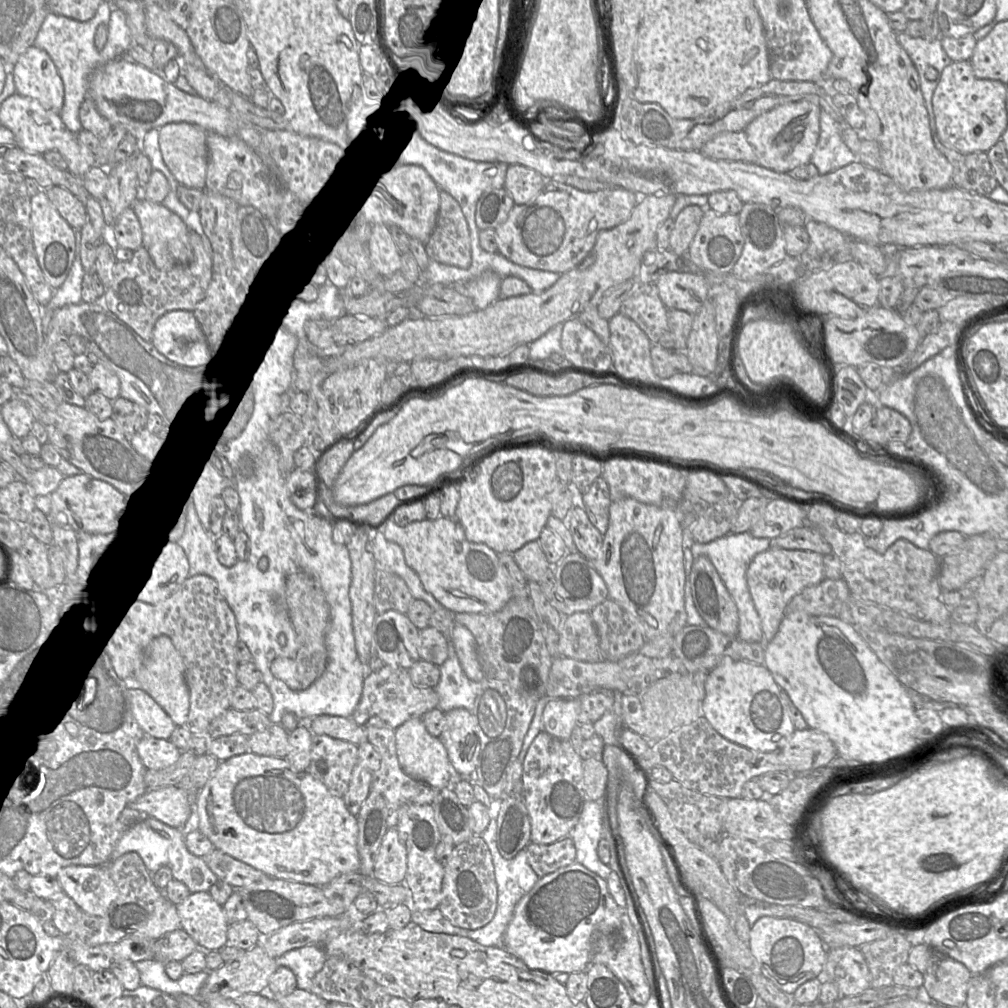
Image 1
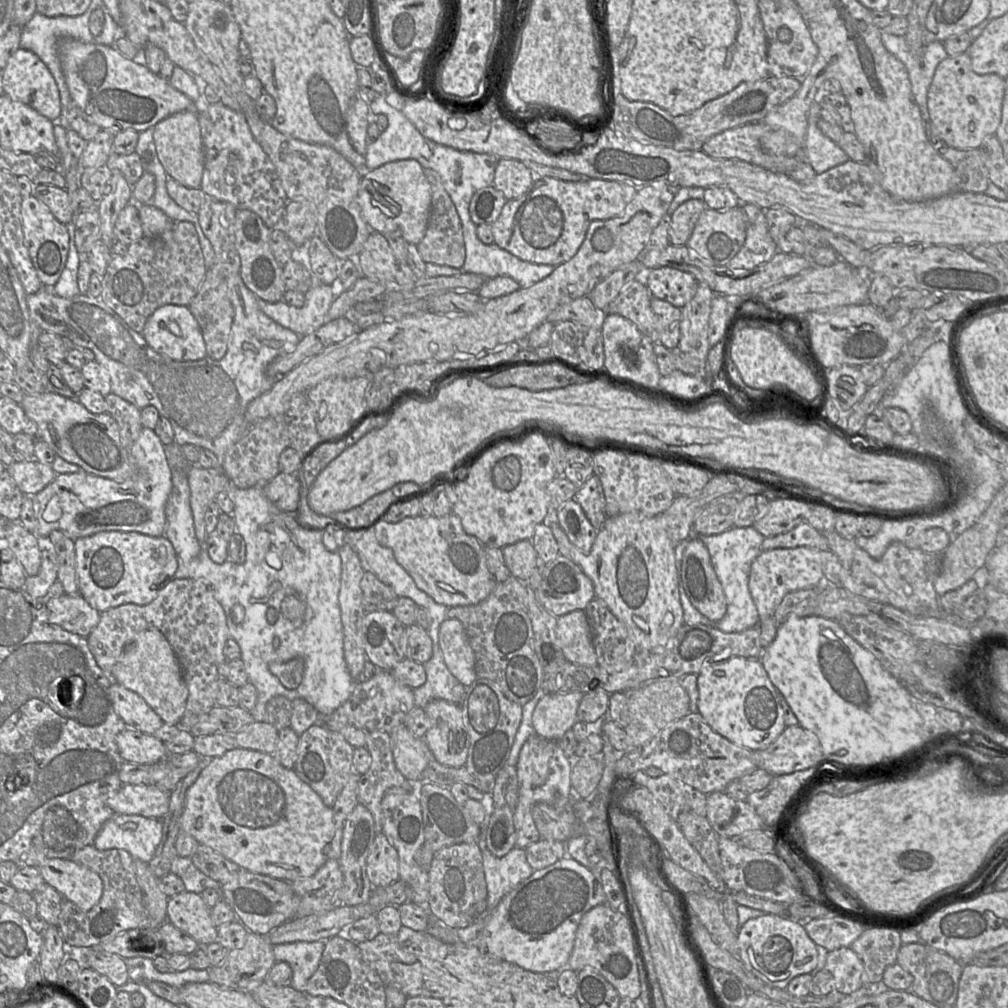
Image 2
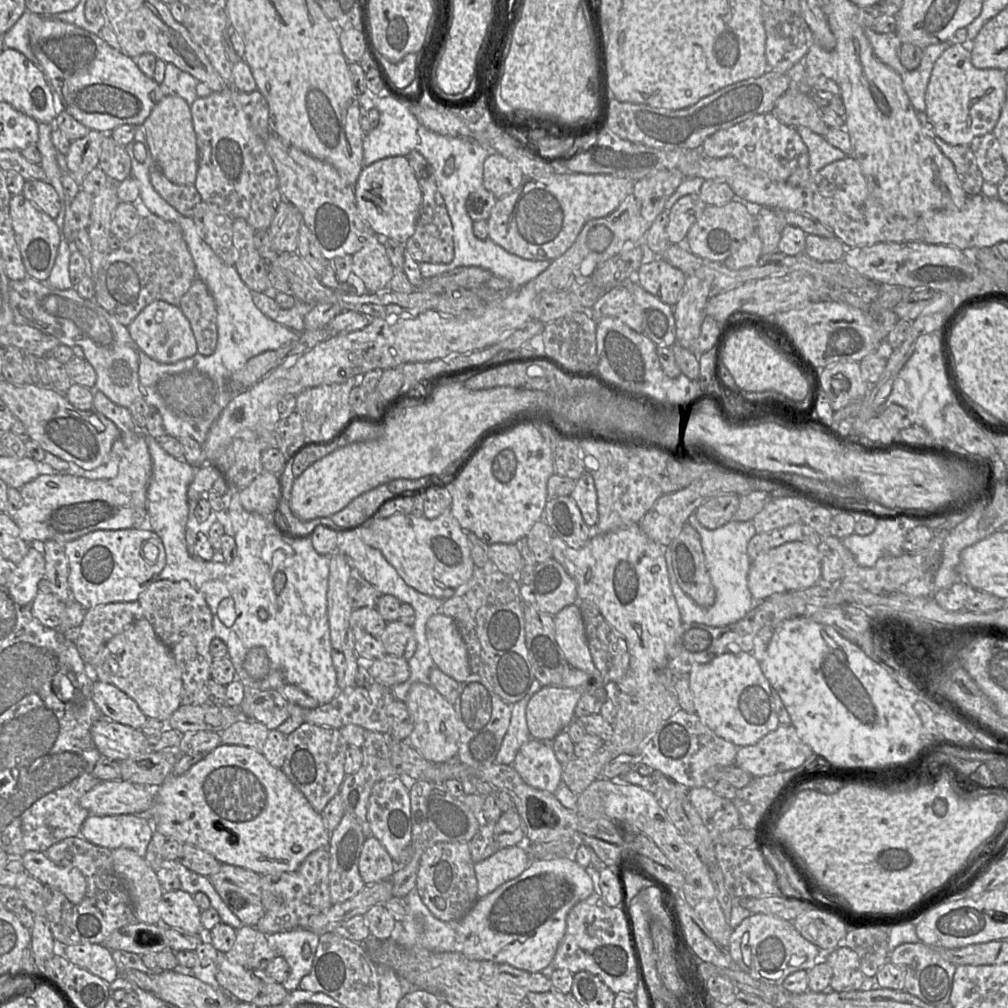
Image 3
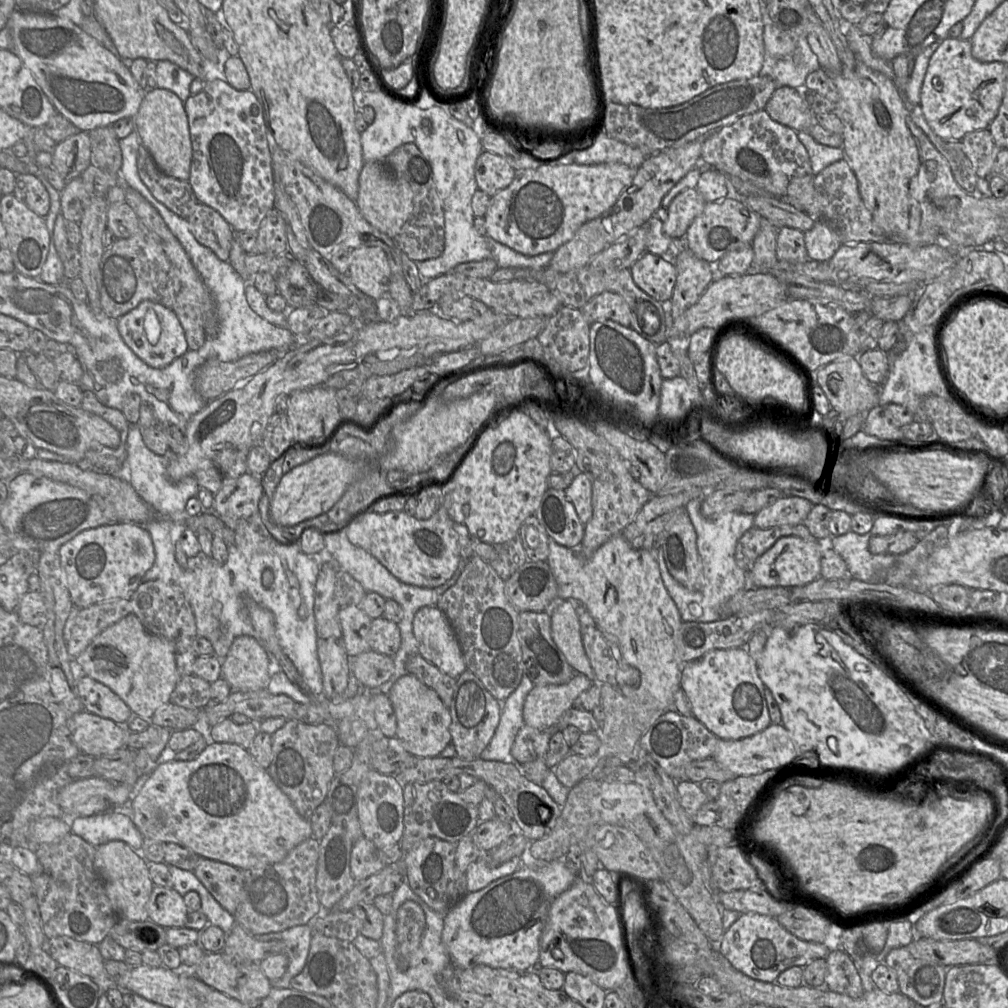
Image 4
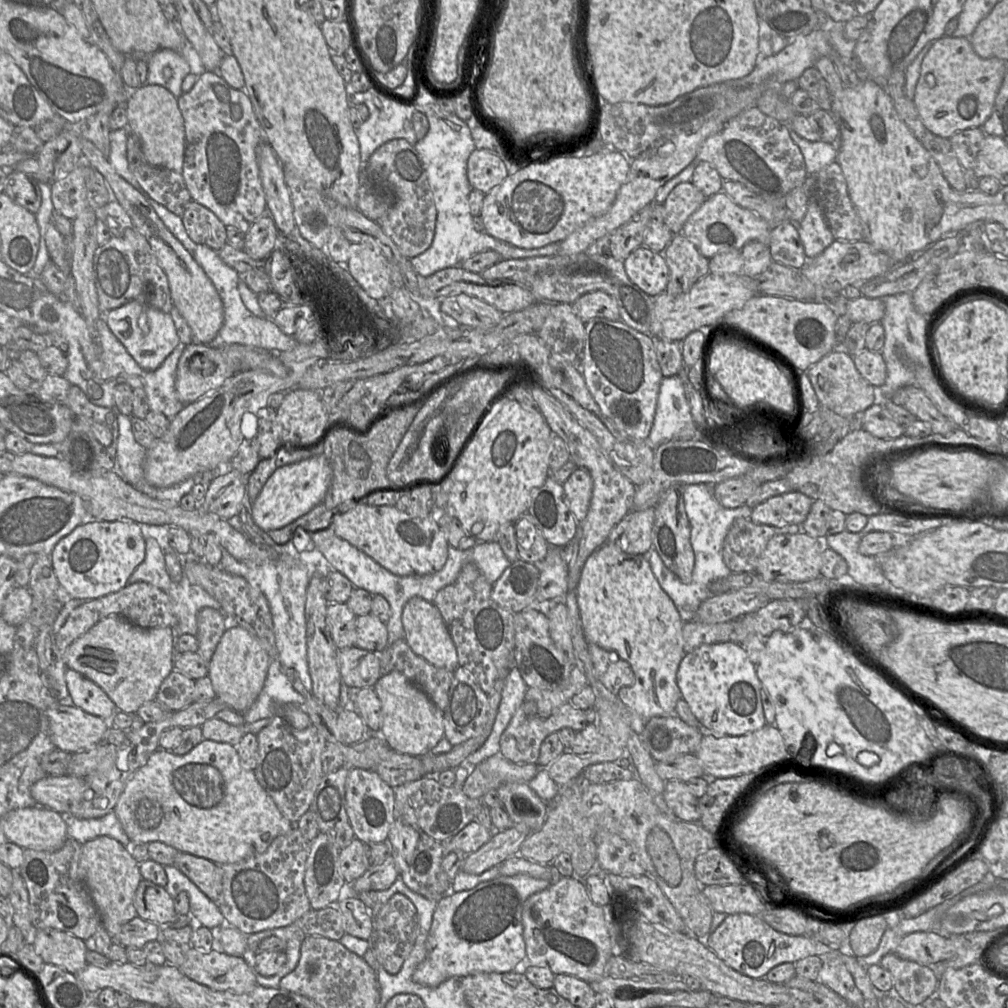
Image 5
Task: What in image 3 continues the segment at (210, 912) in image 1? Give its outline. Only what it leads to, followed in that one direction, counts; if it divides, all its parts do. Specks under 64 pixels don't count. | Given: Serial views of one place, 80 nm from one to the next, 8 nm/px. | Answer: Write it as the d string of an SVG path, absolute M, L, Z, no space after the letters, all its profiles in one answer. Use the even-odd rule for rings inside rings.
M183 890L164 891L158 904L158 912L160 923L165 927L184 930L191 934L205 935L200 920L202 910L195 903L193 895Z

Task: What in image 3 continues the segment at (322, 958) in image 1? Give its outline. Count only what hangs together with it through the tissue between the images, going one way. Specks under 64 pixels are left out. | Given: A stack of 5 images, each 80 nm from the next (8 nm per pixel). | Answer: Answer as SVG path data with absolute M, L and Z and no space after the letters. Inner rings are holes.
M294 928L268 934L267 941L277 956L285 958L289 964L289 975L282 986L288 992L298 989L301 979L312 968L319 935L306 928Z

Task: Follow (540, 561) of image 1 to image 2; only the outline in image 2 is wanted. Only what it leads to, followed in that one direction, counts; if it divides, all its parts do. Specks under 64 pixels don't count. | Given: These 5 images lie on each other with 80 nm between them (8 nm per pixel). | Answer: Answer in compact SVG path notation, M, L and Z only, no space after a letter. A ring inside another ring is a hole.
M523 540L502 548L511 576L526 582L540 565L531 540Z

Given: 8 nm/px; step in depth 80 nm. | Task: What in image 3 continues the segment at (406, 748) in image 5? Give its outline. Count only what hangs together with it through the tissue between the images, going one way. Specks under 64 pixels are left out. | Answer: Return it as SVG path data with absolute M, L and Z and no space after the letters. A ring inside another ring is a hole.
M414 683L402 701L413 721L413 730L406 739L423 758L434 763L456 760L459 749L459 723L453 704L449 703L431 685Z

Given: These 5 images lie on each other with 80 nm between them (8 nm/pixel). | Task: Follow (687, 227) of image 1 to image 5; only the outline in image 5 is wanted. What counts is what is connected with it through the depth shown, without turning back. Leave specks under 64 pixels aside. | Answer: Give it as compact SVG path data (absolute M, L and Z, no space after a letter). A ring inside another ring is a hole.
M692 182L676 185L663 205L666 225L673 234L681 233L690 216L704 203L706 196Z

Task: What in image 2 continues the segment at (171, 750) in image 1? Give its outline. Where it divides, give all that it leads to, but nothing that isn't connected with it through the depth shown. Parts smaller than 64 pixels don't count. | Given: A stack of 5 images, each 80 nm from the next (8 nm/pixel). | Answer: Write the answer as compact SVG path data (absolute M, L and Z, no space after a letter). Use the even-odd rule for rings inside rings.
M126 728L116 738L119 753L124 761L153 765L169 753L164 742L133 728Z

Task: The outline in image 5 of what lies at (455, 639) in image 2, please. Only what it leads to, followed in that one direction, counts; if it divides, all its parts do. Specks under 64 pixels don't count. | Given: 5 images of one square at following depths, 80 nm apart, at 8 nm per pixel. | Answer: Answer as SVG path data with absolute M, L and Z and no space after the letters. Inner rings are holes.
M420 597L411 598L403 607L402 624L404 640L415 654L438 668L454 671L459 666L456 647L449 630L433 603Z

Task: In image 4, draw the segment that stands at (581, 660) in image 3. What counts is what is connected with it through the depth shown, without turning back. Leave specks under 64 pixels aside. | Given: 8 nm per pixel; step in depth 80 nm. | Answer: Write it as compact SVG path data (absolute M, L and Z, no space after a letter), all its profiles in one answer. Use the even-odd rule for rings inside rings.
M575 599L565 600L553 611L551 615L551 634L555 644L574 671L584 674L590 680L594 680L594 671L582 642Z

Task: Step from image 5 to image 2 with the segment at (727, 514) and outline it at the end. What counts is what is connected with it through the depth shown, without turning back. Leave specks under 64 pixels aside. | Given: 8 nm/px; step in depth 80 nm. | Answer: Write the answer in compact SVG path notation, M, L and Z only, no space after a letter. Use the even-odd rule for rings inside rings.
M732 526L721 534L710 536L697 535L697 537L708 549L711 563L724 590L727 600L727 611L720 621L712 622L692 605L680 580L679 594L684 613L684 624L702 624L715 627L726 633L742 632L757 626L759 624L758 610L749 591L748 583L751 564L762 552L761 545L765 537L756 531L753 526L742 528Z

